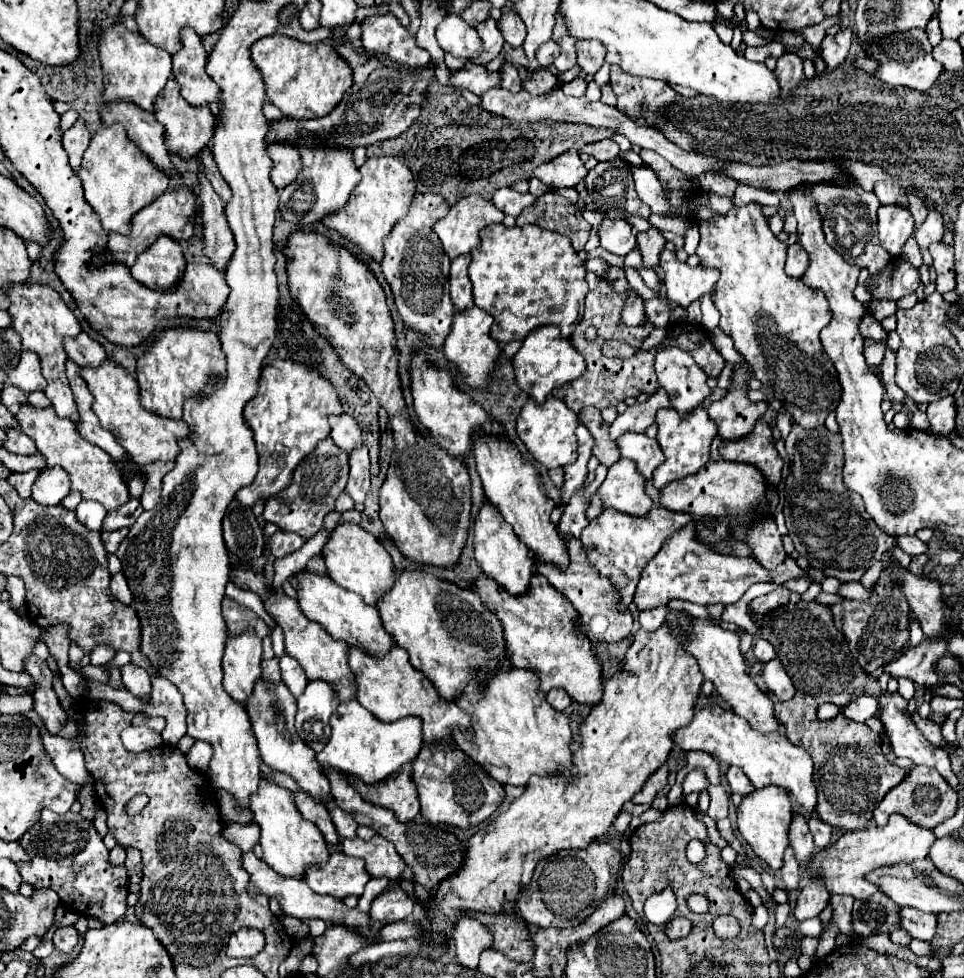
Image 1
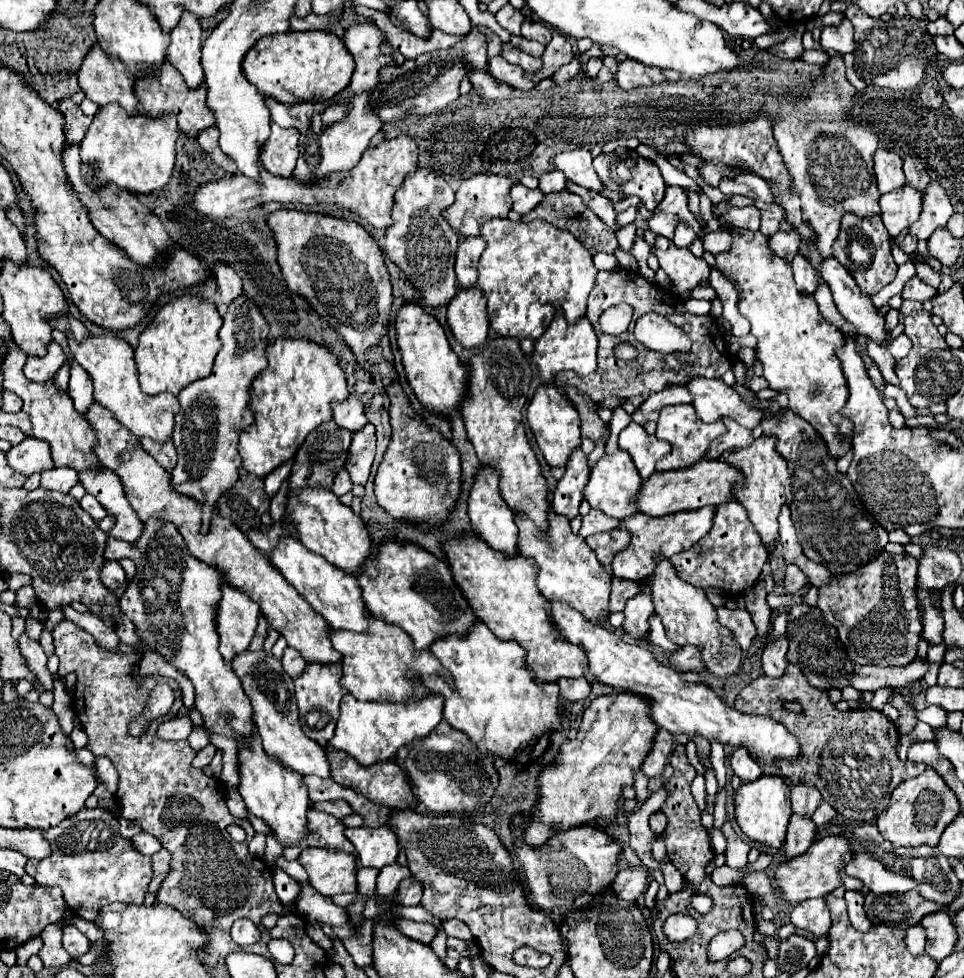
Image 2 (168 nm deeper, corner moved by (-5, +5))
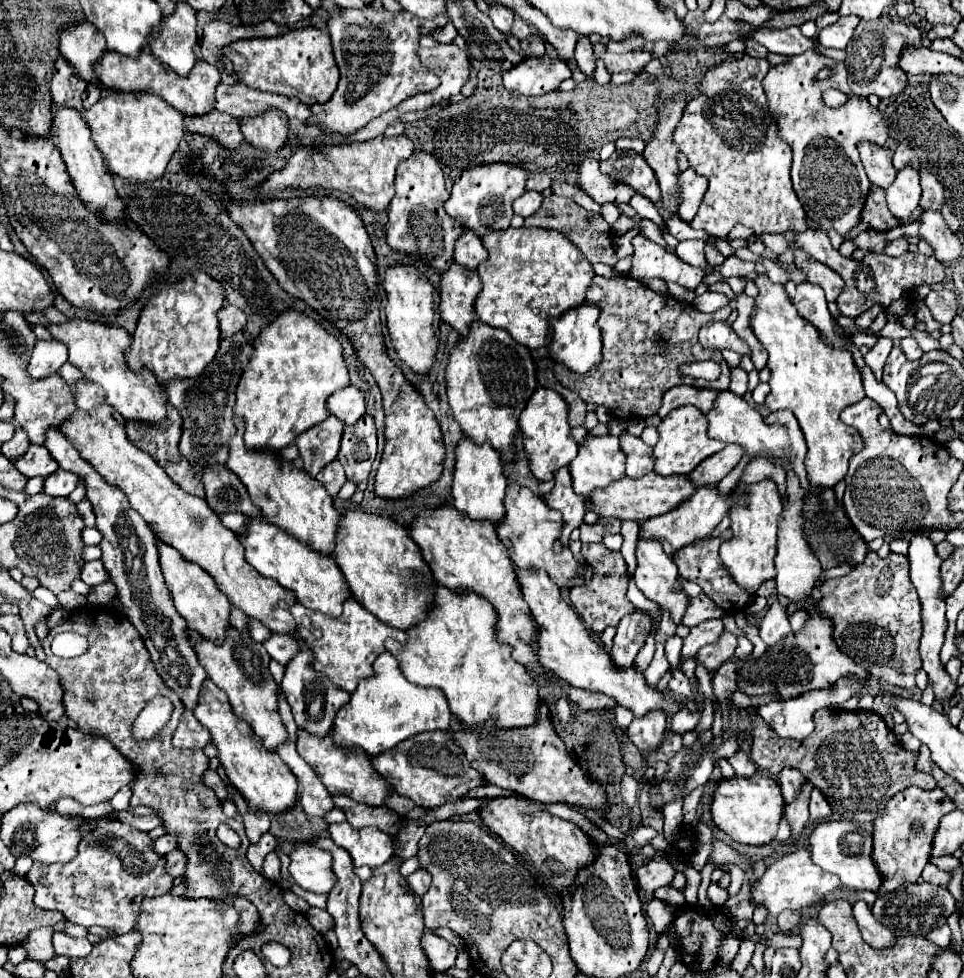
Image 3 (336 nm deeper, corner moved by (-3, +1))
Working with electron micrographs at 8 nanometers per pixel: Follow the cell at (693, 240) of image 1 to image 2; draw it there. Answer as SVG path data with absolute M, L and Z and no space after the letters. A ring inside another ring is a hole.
M667 187L665 199L659 203L659 207L653 211L653 217L649 219L649 229L657 235L663 235L667 239L673 237L677 223L691 225L697 236L702 232L701 225L693 217L693 213L687 207L687 193L681 187Z

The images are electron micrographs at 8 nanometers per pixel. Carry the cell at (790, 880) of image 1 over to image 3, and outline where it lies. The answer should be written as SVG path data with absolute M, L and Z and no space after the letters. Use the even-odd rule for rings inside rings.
M807 781L805 787L803 787L803 793L793 803L789 803L787 809L785 809L785 817L787 817L787 823L791 827L791 837L793 839L801 835L803 827L809 821L809 809L807 809L807 805L809 805L809 793L811 793L811 789L813 789L813 785Z

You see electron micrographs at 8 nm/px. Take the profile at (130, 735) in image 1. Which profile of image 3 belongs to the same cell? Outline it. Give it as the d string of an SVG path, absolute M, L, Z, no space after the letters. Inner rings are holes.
M185 711L177 731L173 733L173 745L175 747L195 747L195 749L203 749L203 745L207 745L211 741L209 731L195 719L193 713Z

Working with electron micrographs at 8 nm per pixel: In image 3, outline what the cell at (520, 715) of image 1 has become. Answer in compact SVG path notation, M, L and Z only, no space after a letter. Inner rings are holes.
M439 587L435 593L433 607L425 621L407 629L409 643L401 645L395 639L387 639L387 651L399 661L403 675L415 683L425 687L439 687L447 701L451 713L469 729L481 731L487 721L495 723L495 729L515 729L515 727L529 727L537 723L539 717L539 683L531 677L531 673L513 659L513 647L499 643L493 633L495 623L495 609L489 601L473 593L453 593L447 587Z

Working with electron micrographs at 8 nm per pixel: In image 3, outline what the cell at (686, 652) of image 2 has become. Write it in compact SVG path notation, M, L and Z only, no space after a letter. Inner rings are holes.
M725 631L719 643L701 647L695 655L695 661L705 665L709 671L715 671L719 665L723 665L725 661L729 661L733 657L735 649L737 649L737 637L729 631Z

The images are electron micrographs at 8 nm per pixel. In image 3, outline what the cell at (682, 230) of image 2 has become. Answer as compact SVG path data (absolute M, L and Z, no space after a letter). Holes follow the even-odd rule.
M681 241L681 243L675 247L675 255L677 255L681 261L685 261L685 263L689 263L689 265L693 265L693 267L701 267L701 269L707 267L701 241Z

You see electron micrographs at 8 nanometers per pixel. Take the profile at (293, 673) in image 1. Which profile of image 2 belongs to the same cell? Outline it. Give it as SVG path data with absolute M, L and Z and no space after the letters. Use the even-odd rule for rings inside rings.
M291 647L285 649L285 655L283 655L281 663L283 663L283 671L287 671L291 677L297 677L299 673L303 673L303 667L307 665L307 663L303 661L301 653L295 651L295 649L291 649Z

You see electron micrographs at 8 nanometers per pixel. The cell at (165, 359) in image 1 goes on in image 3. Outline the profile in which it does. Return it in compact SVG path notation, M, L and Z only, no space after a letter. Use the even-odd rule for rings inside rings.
M187 273L183 281L157 291L139 315L131 347L125 355L129 369L137 375L143 369L149 369L159 385L201 375L219 349L221 329L217 309L223 303L225 295L221 285L211 277L205 277L205 273Z

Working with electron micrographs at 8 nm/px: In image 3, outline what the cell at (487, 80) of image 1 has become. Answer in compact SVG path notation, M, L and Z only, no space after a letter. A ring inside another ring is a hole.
M527 57L523 63L513 67L511 71L501 73L503 85L507 91L521 95L543 95L551 93L559 87L559 83L571 77L571 69L561 59Z

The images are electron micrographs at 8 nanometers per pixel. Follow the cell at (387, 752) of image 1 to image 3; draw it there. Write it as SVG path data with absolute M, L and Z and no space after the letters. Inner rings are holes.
M385 651L375 661L375 675L361 681L351 693L351 699L337 711L331 735L335 745L345 753L359 747L375 757L419 733L447 729L449 723L451 713L441 689L417 687L409 683L397 665L397 659Z

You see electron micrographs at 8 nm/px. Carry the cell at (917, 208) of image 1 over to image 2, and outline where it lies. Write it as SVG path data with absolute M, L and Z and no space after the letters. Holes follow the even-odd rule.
M905 157L903 159L903 171L905 171L907 183L911 183L915 189L919 189L923 193L927 183L931 181L929 175L927 175L925 165L919 159L915 159L915 157Z

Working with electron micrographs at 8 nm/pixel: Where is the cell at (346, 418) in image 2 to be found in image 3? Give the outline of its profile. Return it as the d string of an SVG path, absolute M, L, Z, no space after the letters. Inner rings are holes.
M347 387L329 397L327 407L345 425L355 425L365 413L365 399L357 387Z

